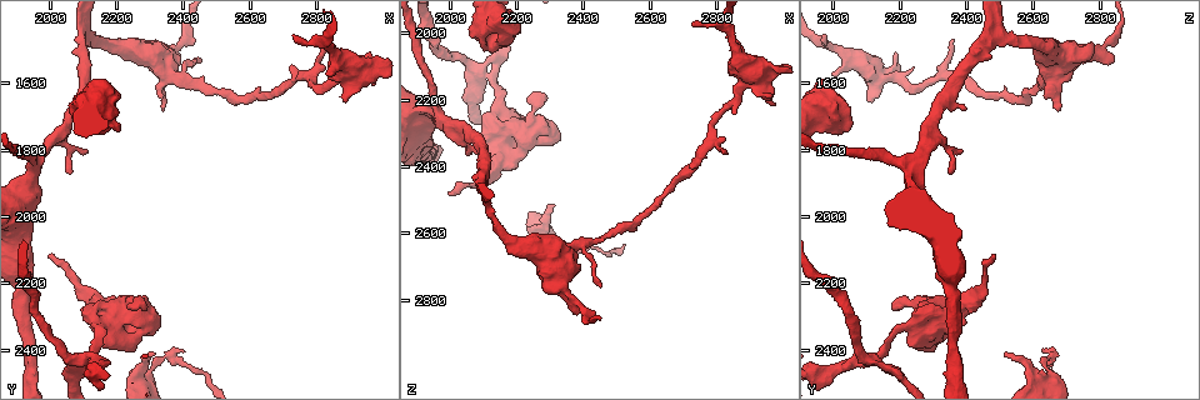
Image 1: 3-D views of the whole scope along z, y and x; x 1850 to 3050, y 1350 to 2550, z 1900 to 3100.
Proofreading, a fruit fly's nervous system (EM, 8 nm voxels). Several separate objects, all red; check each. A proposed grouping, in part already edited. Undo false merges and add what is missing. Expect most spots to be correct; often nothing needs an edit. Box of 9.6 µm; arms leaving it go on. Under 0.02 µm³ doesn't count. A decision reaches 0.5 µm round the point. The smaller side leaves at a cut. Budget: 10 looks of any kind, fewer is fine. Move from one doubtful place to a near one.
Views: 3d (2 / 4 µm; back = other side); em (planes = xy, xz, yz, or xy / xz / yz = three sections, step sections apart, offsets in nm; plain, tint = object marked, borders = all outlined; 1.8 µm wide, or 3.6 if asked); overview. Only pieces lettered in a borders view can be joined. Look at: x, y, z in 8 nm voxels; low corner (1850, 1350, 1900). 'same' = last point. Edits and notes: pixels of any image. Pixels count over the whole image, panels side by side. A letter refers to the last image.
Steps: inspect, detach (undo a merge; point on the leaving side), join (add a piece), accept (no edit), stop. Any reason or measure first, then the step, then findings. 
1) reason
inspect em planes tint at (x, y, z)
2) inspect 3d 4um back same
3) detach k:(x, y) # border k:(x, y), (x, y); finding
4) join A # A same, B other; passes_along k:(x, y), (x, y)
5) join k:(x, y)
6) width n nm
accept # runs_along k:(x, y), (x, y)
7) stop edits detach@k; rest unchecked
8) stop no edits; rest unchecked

free end
inspect em yz step 4 tint at (2110, 1690, 2060)

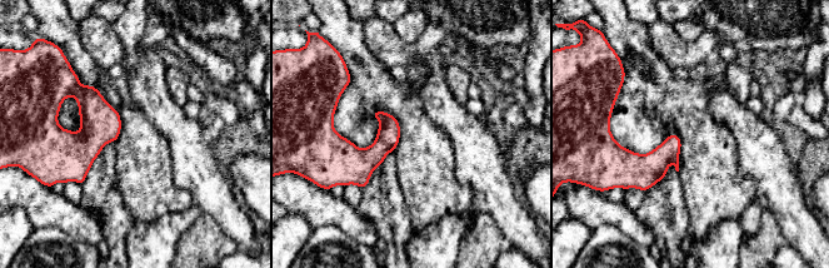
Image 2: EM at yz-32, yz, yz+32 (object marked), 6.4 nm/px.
another direction
inspect em planes borders same

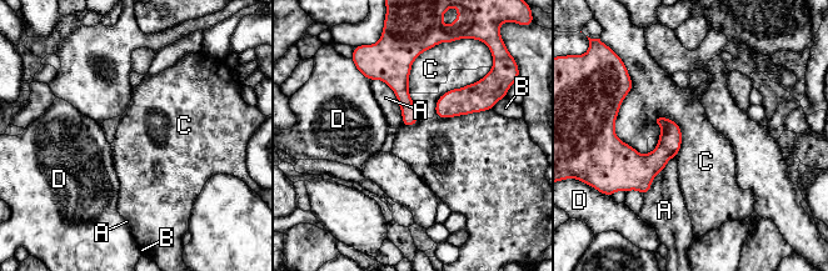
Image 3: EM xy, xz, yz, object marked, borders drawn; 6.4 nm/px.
accept # A other, B other, C other, D other; border 3:(631, 79), (614, 134), (644, 155); none of them fits

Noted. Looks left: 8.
sudden change in width
inspect em planes borders at (2130, 2260, 2420)

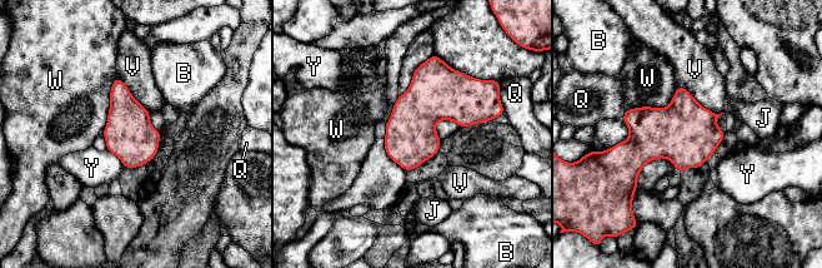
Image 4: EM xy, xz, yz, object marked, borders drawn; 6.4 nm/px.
accept # B other, J other, Q other, V other, W other, Y other; all the same neuron

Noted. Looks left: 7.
inspect 3d 4um at (2300, 2450, 2650)

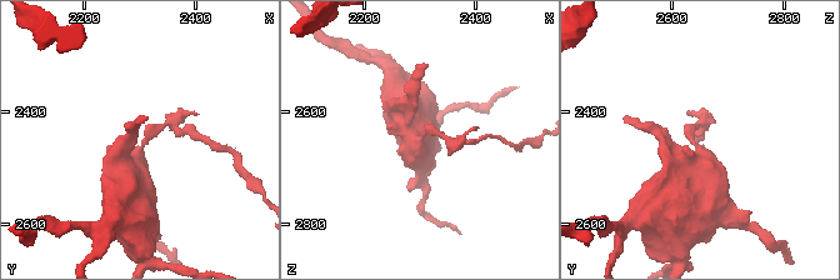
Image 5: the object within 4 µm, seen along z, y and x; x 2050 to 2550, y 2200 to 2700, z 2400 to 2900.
inspect em planes borders at (2310, 2450, 2640)

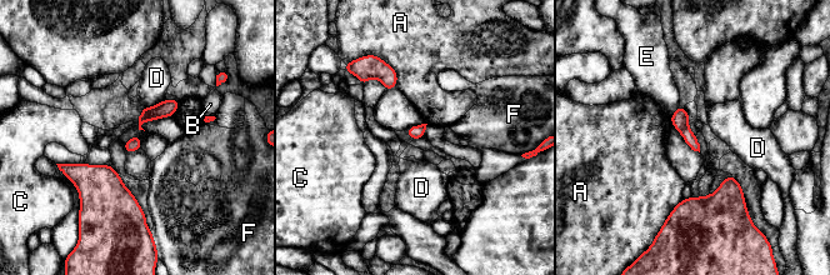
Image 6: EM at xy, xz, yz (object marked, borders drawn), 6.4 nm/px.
width 90 nm
accept # A other, B other, C other, D other, E other, F other; continuous, no second neuron

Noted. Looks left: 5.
arms part here
inspect 3d 2um at (2100, 1490, 2440)

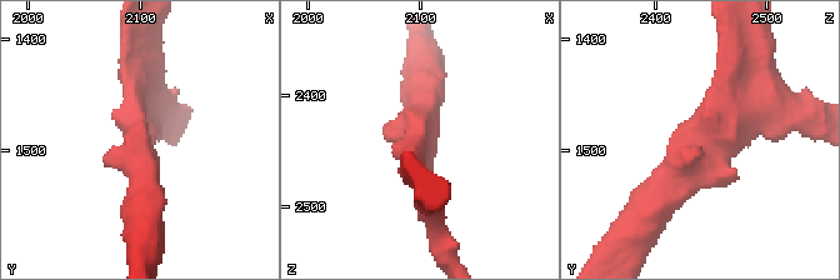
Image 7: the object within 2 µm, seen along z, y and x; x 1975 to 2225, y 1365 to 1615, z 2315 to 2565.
arms 3; need the tissue
inspect em xy step 16 tint at (2098, 1498, 2450)

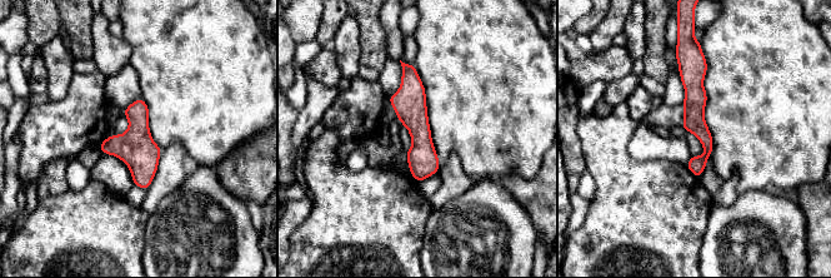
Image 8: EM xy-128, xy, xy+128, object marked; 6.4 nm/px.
inspect em planes borders same

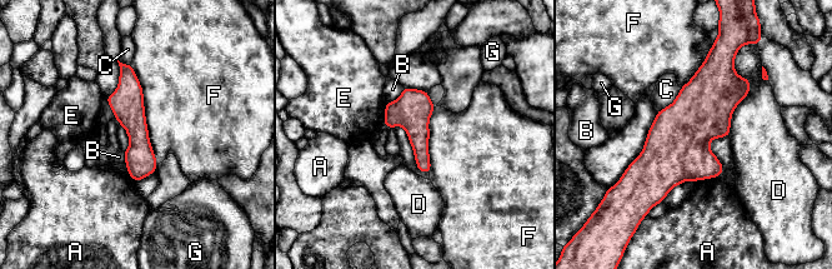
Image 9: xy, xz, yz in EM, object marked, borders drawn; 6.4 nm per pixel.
longest_contact F 650 nm
accept # A other, B other, C other, D other, E other, F other, G other; all the same neuron

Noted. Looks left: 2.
stop no edits; rest unchecked

